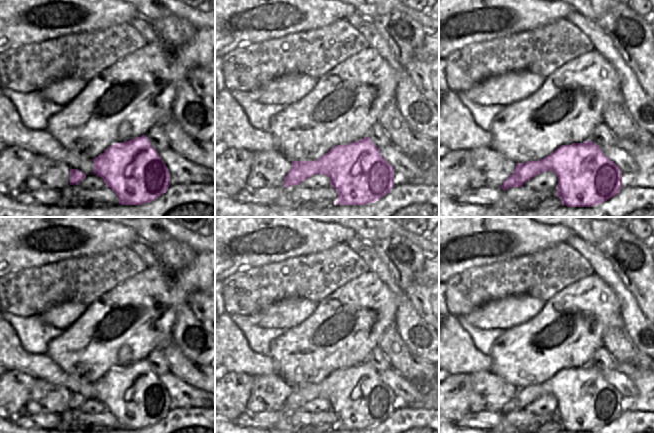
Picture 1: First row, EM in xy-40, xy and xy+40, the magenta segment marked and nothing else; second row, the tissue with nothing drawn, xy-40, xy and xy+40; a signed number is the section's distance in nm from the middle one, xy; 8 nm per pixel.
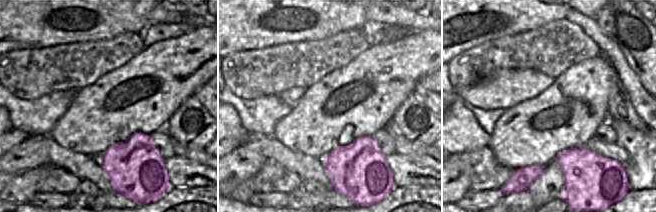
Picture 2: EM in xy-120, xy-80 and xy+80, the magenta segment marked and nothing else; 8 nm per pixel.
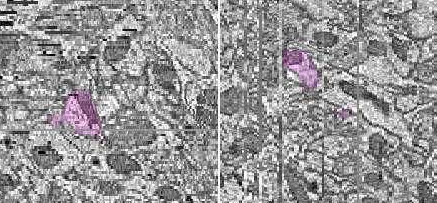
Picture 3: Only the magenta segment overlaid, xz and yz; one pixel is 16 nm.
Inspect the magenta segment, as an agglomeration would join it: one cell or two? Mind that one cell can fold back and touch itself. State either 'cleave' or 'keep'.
keep

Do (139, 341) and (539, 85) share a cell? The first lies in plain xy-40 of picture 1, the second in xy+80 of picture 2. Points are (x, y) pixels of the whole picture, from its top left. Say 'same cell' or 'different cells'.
different cells

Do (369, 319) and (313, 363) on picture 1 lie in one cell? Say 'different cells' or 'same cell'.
same cell

